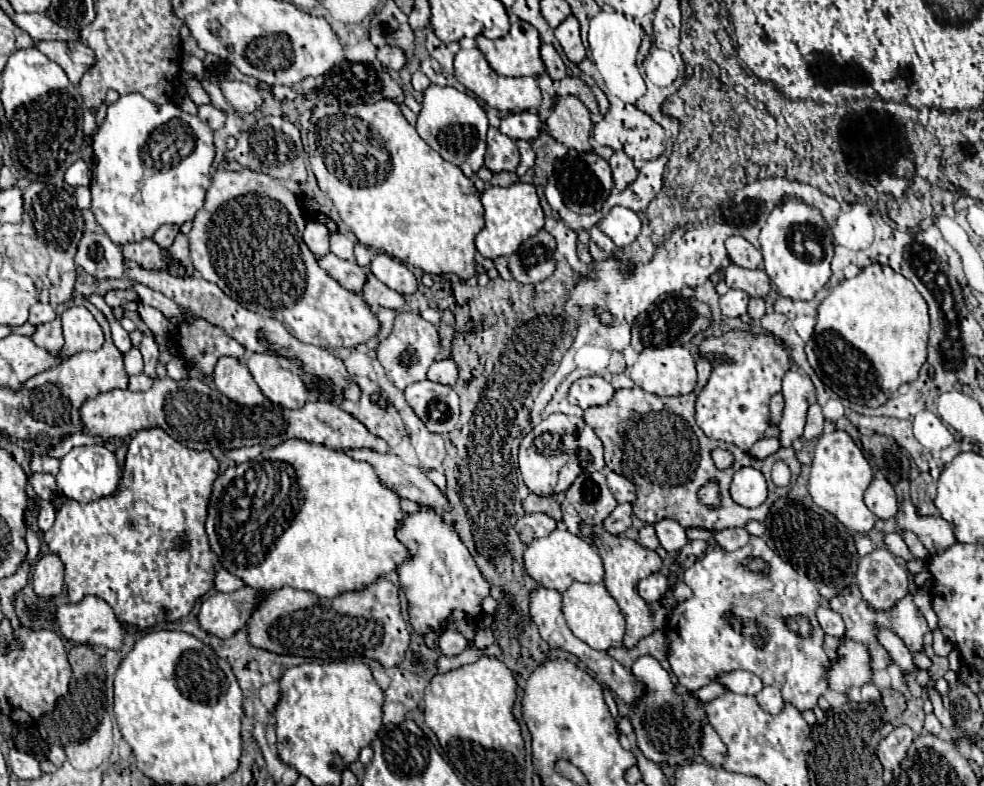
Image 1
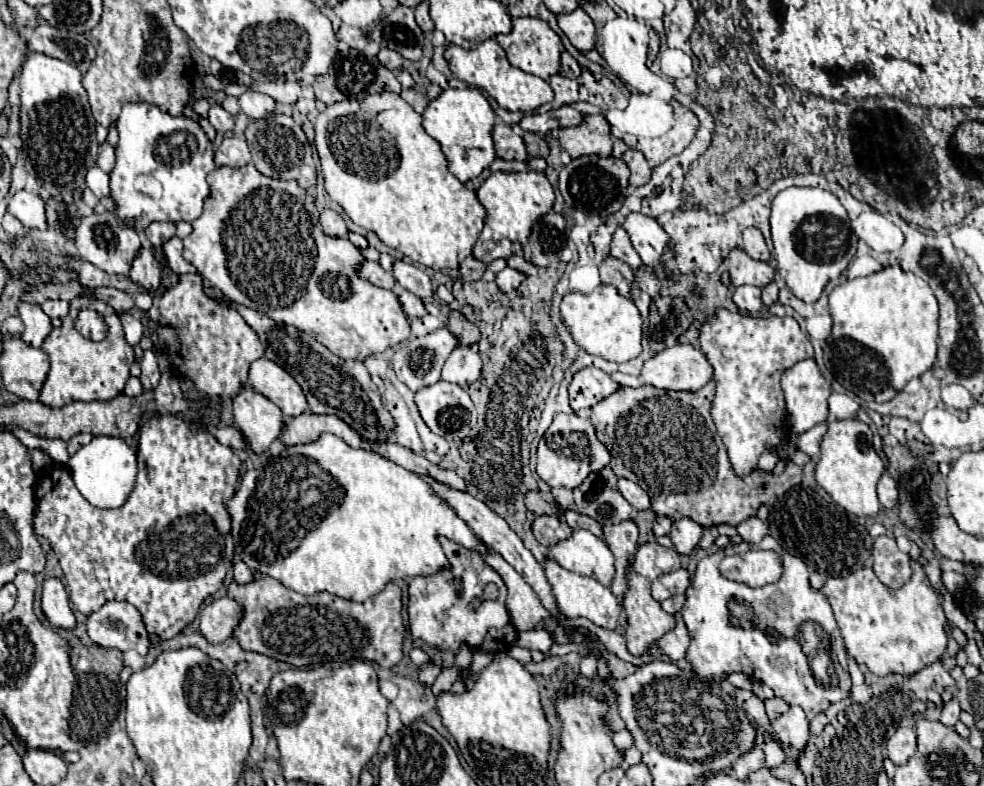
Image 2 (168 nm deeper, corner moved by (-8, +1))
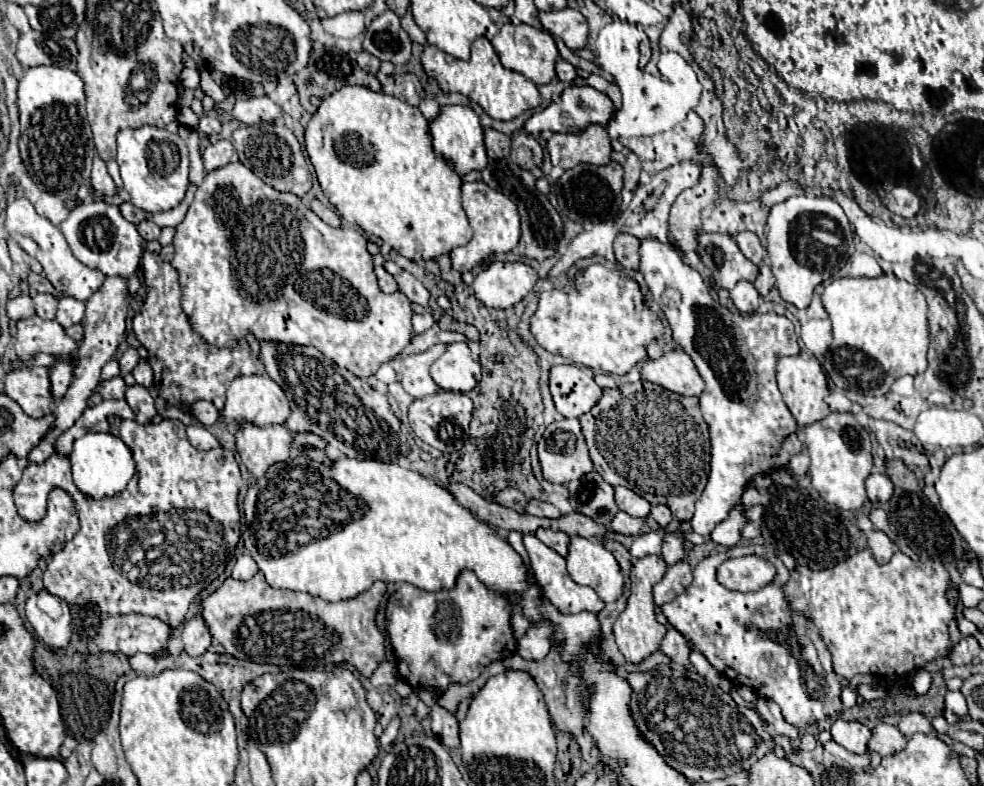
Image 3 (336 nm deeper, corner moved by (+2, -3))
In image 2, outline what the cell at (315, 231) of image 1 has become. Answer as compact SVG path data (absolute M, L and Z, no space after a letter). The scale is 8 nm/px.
M322 210L320 214L320 224L324 228L326 234L332 234L332 236L348 236L348 228L346 228L346 222L342 220L342 216L334 210Z

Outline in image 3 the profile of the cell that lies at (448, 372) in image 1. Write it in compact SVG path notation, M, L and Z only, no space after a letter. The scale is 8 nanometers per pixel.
M450 344L430 368L432 380L452 392L470 392L480 380L480 362L468 344Z

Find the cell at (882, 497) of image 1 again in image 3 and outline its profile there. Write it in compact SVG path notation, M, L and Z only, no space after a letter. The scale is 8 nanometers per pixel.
M870 474L866 480L866 492L870 502L888 502L892 496L892 482L884 474Z

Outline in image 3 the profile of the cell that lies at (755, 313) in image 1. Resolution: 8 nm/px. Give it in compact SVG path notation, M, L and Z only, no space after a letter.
M760 264L760 274L758 274L756 282L754 282L754 288L756 288L762 296L766 296L766 294L774 288L774 282L776 282L776 280L774 280L770 268L768 268L766 264Z

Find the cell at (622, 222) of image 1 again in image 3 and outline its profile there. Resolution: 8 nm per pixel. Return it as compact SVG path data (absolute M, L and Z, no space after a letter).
M642 238L642 240L640 240L640 248L638 248L638 252L640 252L640 272L644 274L644 280L646 280L648 288L650 288L650 292L652 292L652 298L660 304L660 308L662 308L664 314L666 314L666 320L670 322L670 328L672 328L672 332L674 332L674 342L680 344L680 346L684 348L684 352L694 360L694 364L696 364L696 368L698 368L698 372L700 372L700 376L702 376L702 380L706 382L706 388L704 388L704 392L702 392L702 396L700 396L700 410L702 410L702 416L704 416L704 420L706 420L706 424L708 424L708 428L710 428L712 460L710 460L708 486L704 488L702 498L696 502L696 512L694 512L694 518L692 518L690 524L692 524L692 530L698 532L700 536L710 536L712 530L716 528L716 524L724 522L724 520L728 518L728 514L734 510L734 506L740 504L740 498L742 498L742 494L744 494L744 488L752 482L752 478L754 478L756 474L760 474L760 472L772 472L772 470L780 470L780 468L784 468L784 466L788 464L790 456L796 454L796 452L802 448L802 442L800 442L800 438L798 438L798 426L796 426L796 422L792 422L792 414L790 414L790 410L786 408L786 404L782 402L780 390L778 389L778 386L776 386L776 370L774 370L776 360L782 358L782 356L796 356L796 354L800 354L798 339L801 332L801 324L787 309L786 304L778 304L778 302L770 302L770 304L776 304L776 310L772 310L772 312L758 312L758 308L756 308L756 312L752 312L752 314L741 314L742 316L747 317L738 320L738 328L740 328L740 332L742 332L744 346L748 348L748 350L744 350L742 342L736 338L736 316L732 316L732 312L730 312L728 308L724 308L724 306L720 306L720 304L714 304L710 292L704 290L704 280L702 280L702 276L700 276L694 268L690 268L688 264L684 264L682 258L680 258L680 254L678 254L672 246L664 244L664 242L658 242L658 240L652 240L652 238Z

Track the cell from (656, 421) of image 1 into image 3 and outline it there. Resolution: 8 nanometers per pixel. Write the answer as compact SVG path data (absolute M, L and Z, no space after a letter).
M638 380L634 384L620 384L614 390L604 390L600 402L580 416L582 434L586 438L594 470L612 486L626 486L646 498L652 506L664 504L678 520L690 520L694 504L704 492L710 474L710 440L708 426L702 418L698 398L674 394L658 384Z

